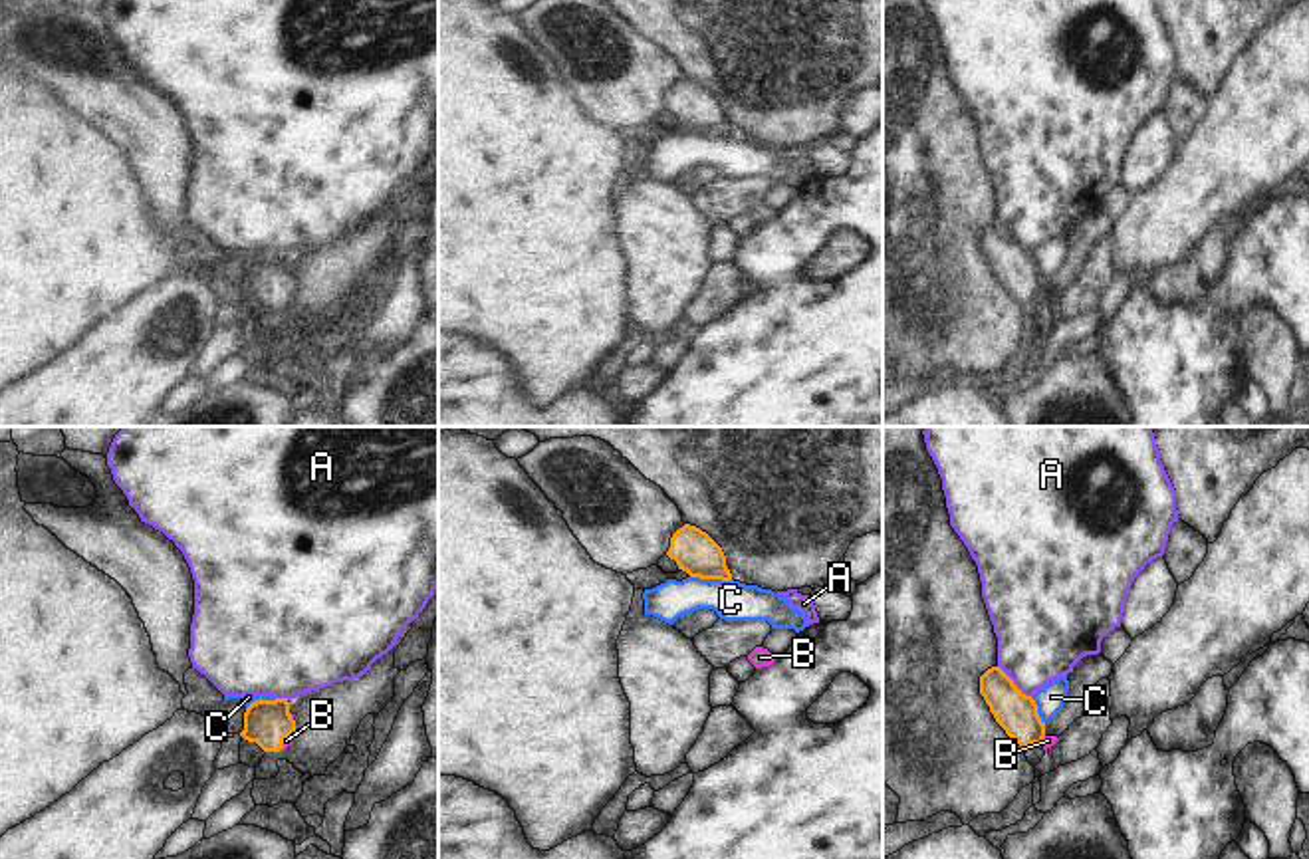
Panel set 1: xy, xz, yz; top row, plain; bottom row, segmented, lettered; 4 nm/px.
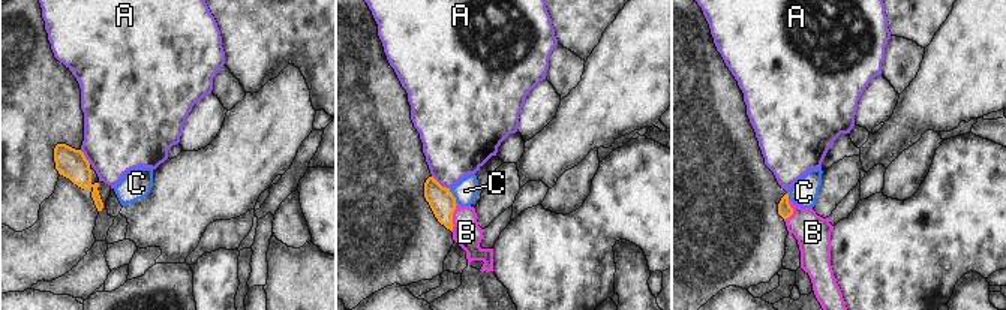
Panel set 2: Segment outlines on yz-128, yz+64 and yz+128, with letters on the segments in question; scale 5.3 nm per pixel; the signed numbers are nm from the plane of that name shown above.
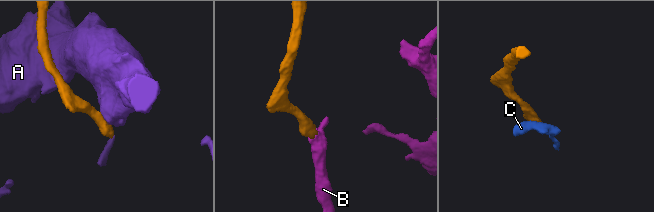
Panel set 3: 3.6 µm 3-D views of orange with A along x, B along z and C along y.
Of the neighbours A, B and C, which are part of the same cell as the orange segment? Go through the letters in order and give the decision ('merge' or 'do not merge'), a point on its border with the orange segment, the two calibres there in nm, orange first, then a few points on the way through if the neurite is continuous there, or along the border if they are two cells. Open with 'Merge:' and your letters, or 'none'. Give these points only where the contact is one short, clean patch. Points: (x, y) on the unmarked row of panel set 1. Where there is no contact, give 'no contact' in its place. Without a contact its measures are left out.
Merge: B
A: do not merge | yz (1012, 239) | 160/380 nm | along yz (998, 221), (1032, 254)
B: merge | xy (282, 296) | 190/30 nm | across xy (266, 278), (282, 296), (286, 296)
C: do not merge | xz (713, 133) | 180/160 nm | along xz (691, 131), (732, 135)

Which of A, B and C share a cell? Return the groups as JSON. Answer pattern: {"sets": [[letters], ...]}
{"sets": [["A"], ["B"], ["C"]]}

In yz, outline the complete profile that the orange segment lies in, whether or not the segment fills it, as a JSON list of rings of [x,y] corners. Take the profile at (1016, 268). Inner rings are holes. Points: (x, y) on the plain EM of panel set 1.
[[[992,222],[980,232],[980,250],[996,278],[1019,302],[1041,300],[1047,306],[1059,296],[1045,290],[1035,256],[1025,252],[1000,222]]]

